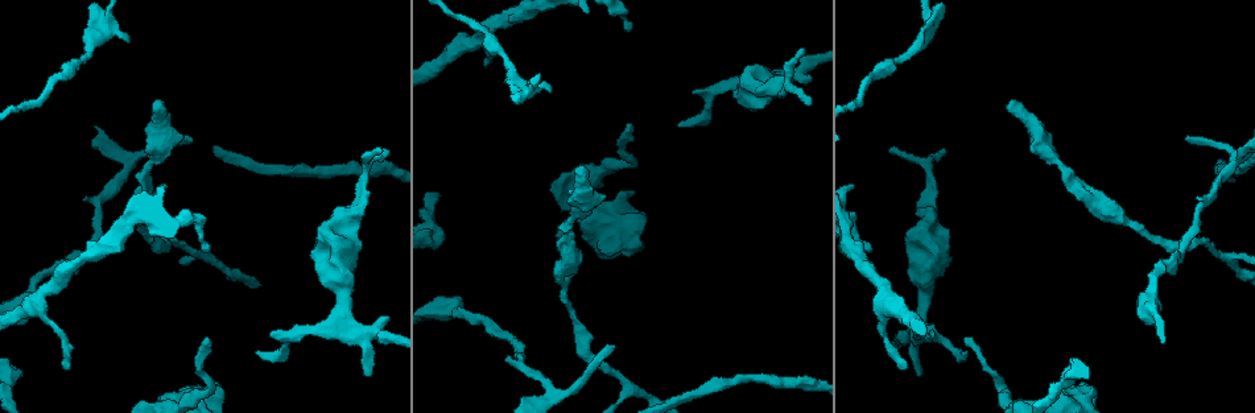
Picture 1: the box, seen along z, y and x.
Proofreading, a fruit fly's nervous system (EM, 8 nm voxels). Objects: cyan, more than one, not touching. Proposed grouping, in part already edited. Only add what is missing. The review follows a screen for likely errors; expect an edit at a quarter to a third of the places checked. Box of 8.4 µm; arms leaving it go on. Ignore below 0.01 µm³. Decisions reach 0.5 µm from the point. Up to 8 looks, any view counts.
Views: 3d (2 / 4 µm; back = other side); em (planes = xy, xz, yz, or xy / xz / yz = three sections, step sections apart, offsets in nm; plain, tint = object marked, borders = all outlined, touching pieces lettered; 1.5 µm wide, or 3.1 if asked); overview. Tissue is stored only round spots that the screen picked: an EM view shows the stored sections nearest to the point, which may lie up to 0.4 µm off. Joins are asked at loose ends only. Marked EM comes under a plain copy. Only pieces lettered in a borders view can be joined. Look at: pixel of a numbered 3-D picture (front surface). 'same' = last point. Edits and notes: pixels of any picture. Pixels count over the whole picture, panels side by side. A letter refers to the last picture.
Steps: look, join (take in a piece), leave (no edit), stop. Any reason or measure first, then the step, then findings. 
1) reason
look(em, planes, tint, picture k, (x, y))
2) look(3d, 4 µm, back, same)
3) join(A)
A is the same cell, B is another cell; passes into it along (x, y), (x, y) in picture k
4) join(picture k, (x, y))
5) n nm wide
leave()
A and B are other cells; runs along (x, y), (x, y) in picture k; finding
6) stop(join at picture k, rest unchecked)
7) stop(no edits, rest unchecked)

branch stops here
look(em, planes, borders, picture 1, (1189, 140))

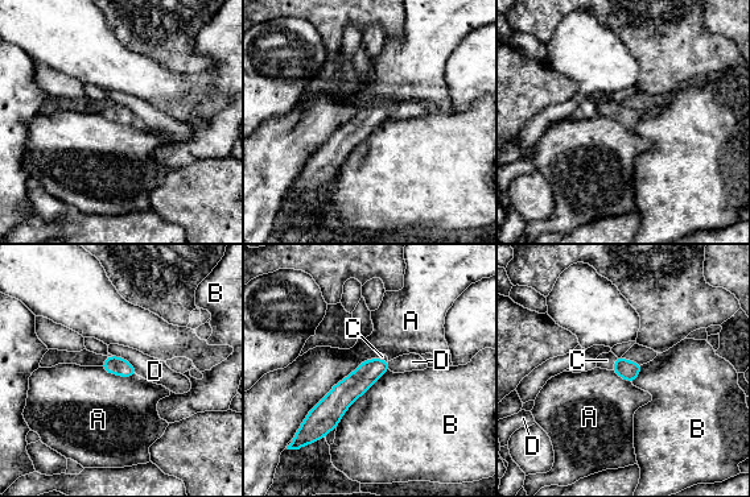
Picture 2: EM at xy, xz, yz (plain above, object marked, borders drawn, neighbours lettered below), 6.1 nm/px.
join(C)
C is the same cell, A, B and D are other cells; passes into it along (629, 371), (614, 363), (606, 360) in picture 2; the neuron continues

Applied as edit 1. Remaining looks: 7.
redraw
look(overview)

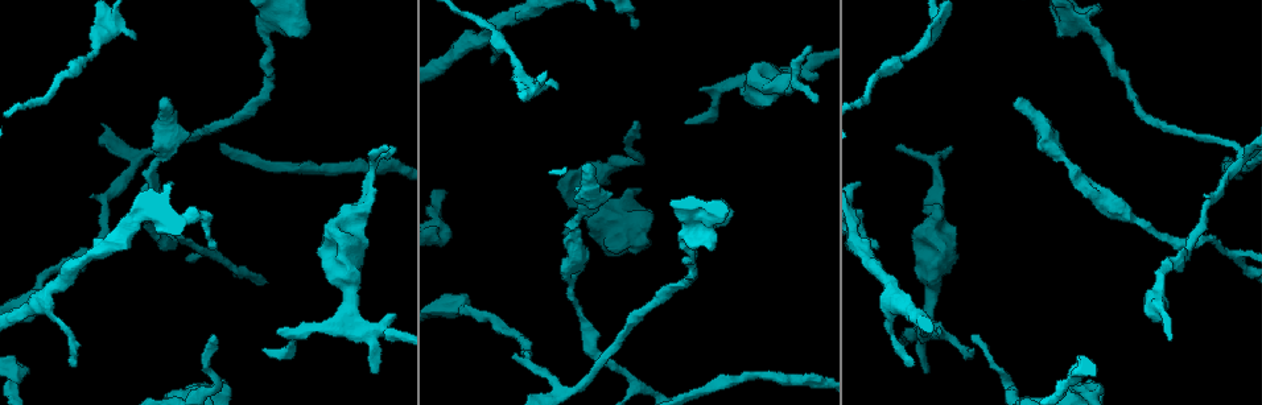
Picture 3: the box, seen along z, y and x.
look(3d, 4 µm, picture 3, (814, 103))

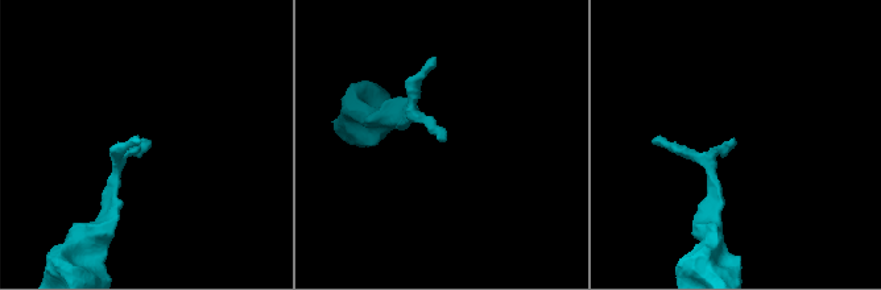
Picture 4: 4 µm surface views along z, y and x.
look(em, xy, step 4, tint, picture 4, (440, 141))

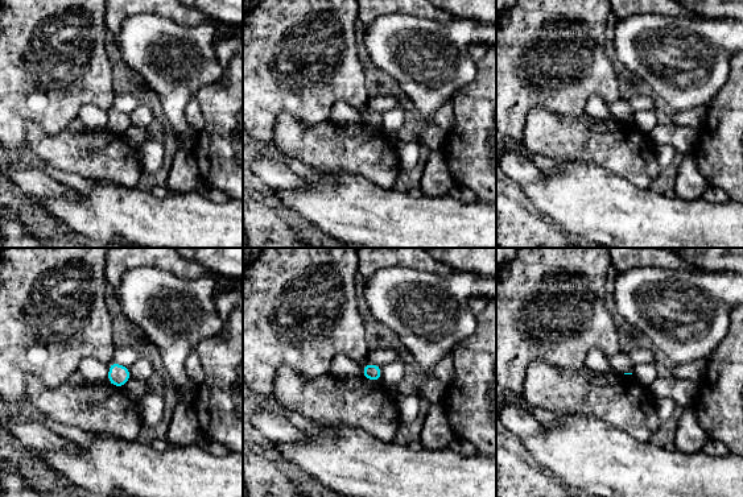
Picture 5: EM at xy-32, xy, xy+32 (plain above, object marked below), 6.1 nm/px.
look(em, planes, borders, same)

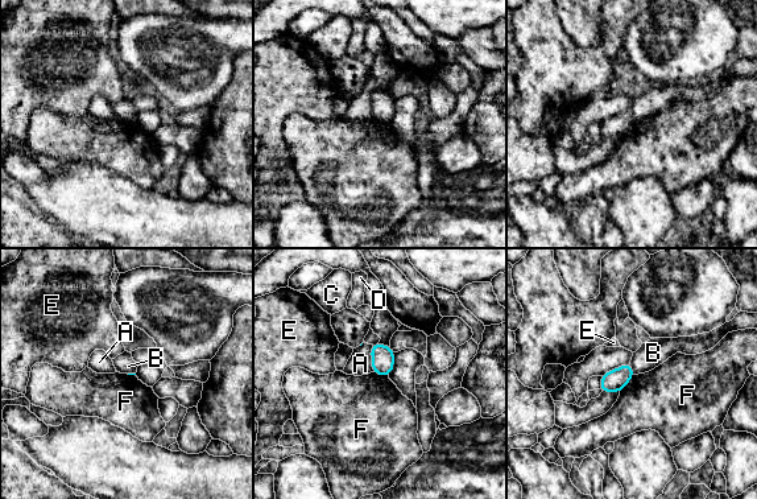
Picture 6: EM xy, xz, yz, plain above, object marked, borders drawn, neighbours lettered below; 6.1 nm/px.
leave()
A, B, C, D, E and F are other cells; border along (635, 374), (620, 392) in picture 6; none of them fits

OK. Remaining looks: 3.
branch stops here
look(em, planes, borders, picture 3, (134, 37))

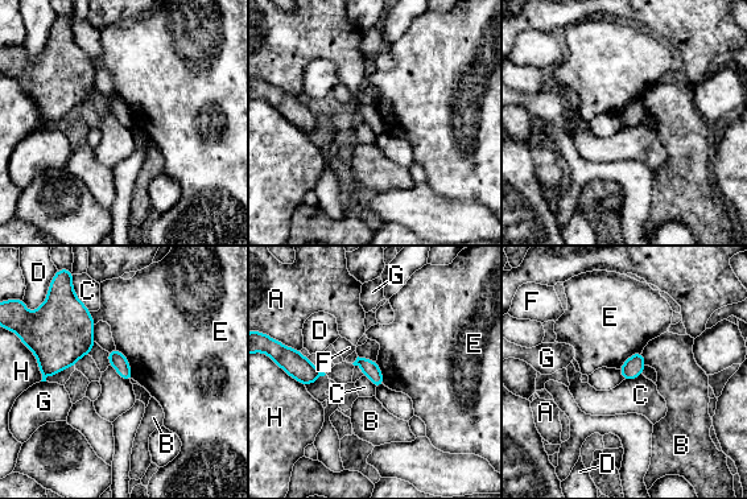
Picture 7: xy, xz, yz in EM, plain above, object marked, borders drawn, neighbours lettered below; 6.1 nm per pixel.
leave()
A, B, C, D, E, F, G and H are other cells; no lettered piece goes on from it

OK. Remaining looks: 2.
stop(join at picture 2, rest unchecked)

